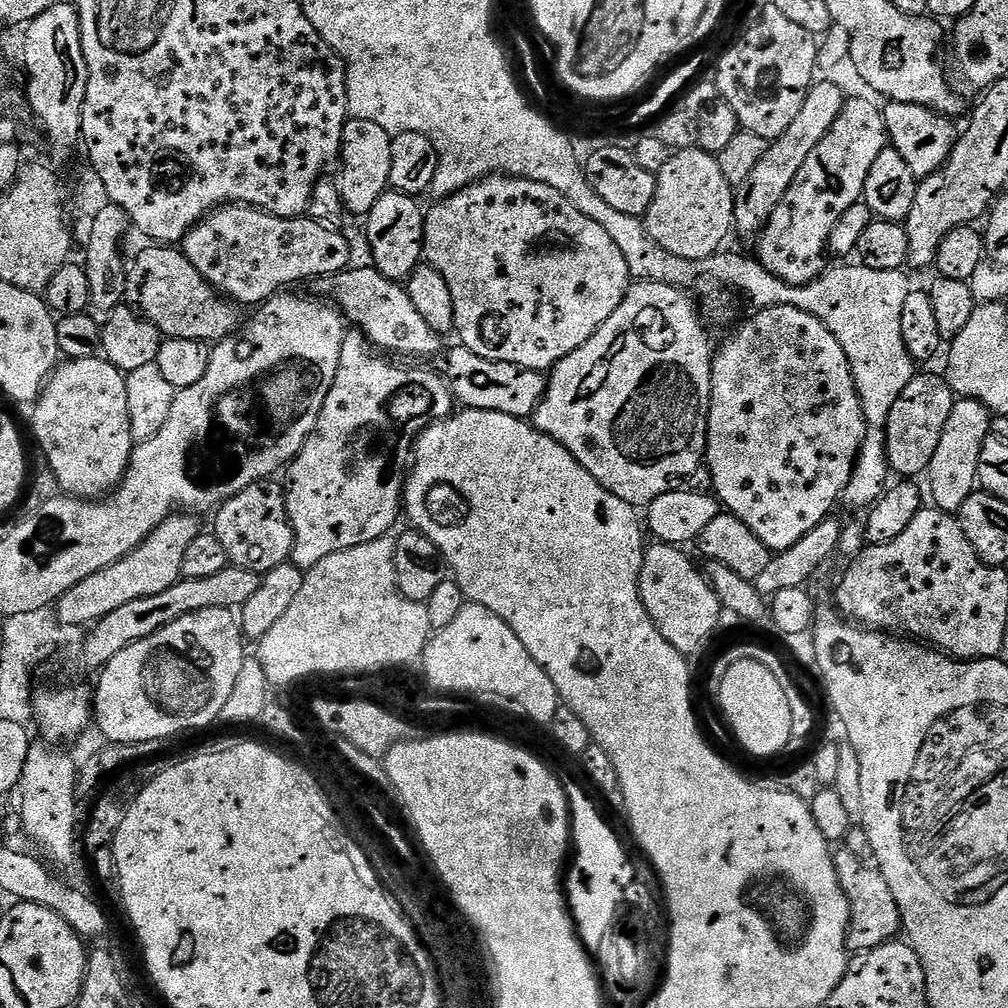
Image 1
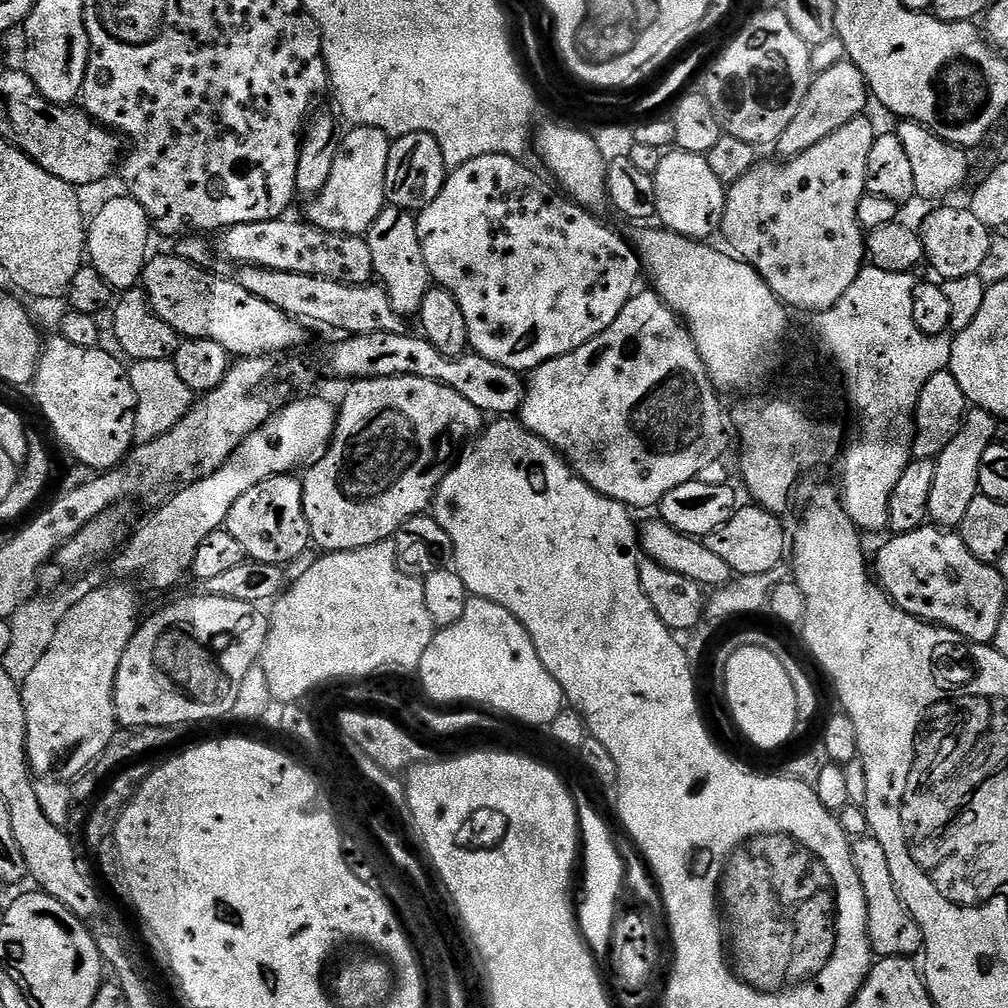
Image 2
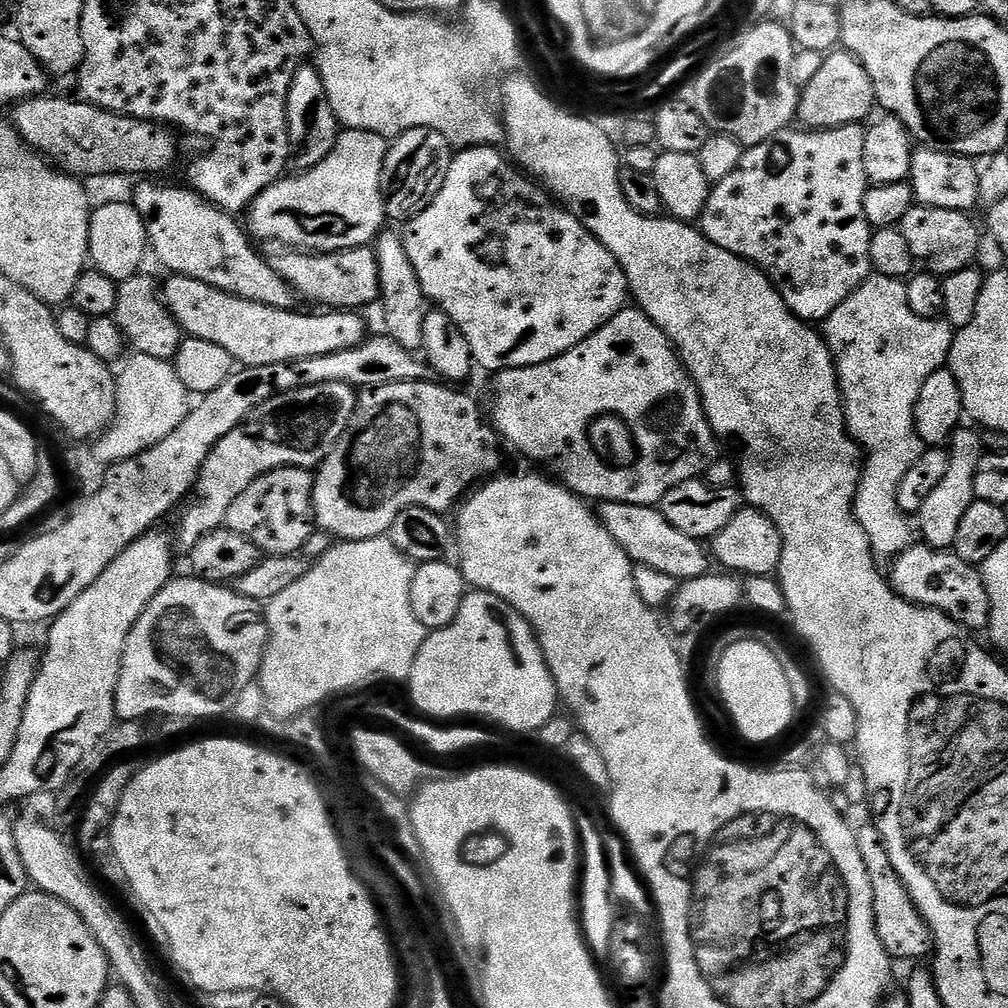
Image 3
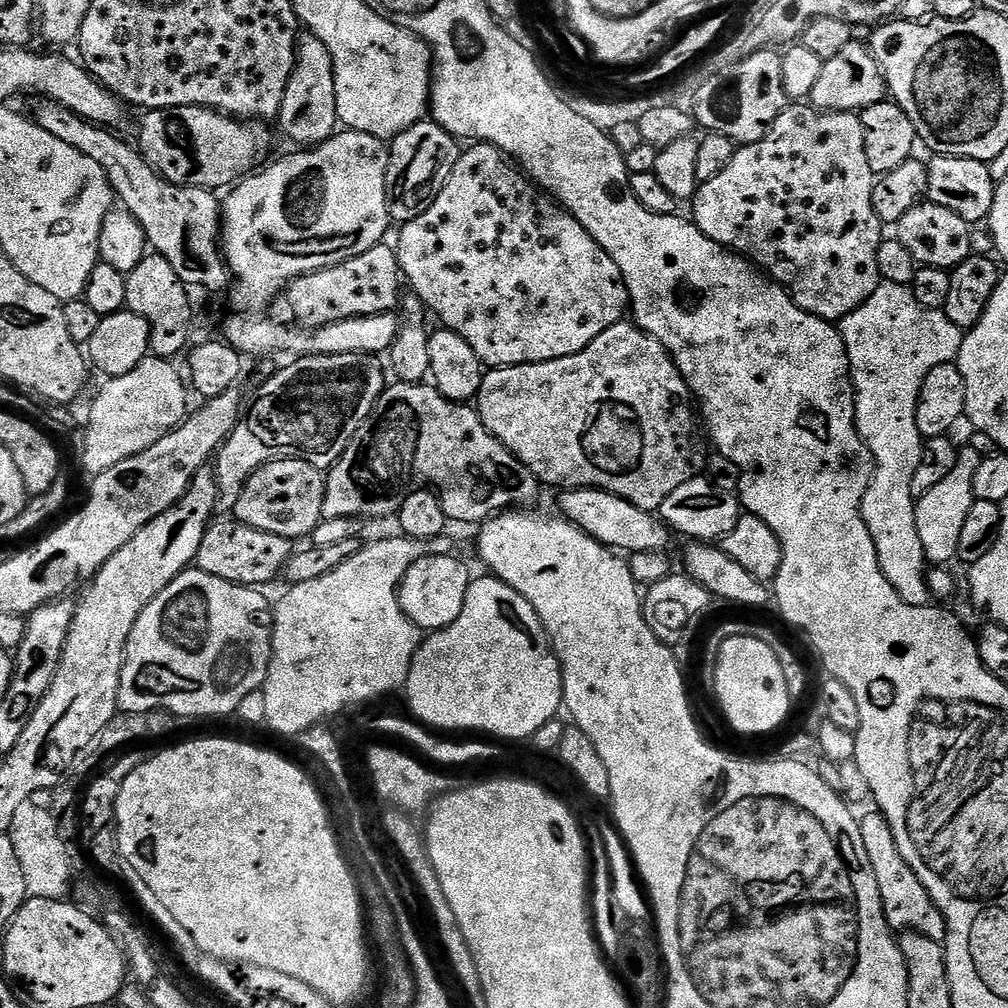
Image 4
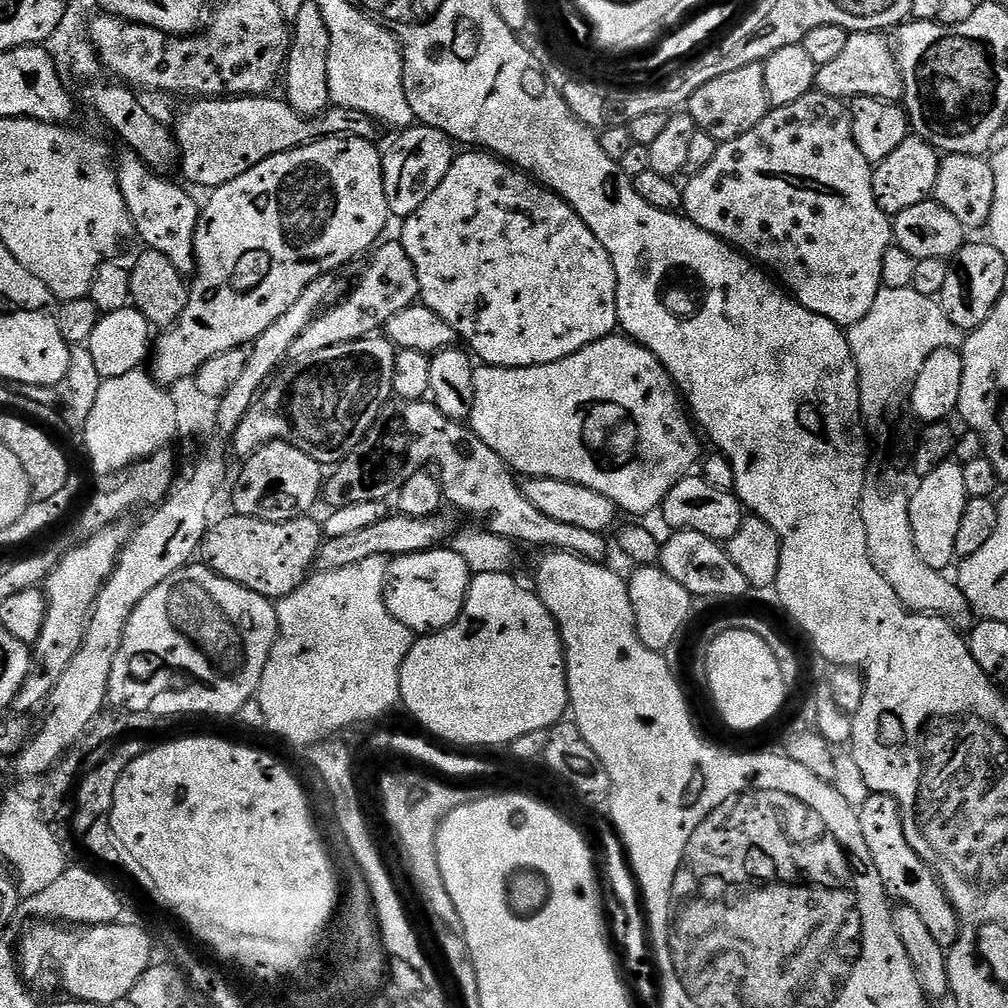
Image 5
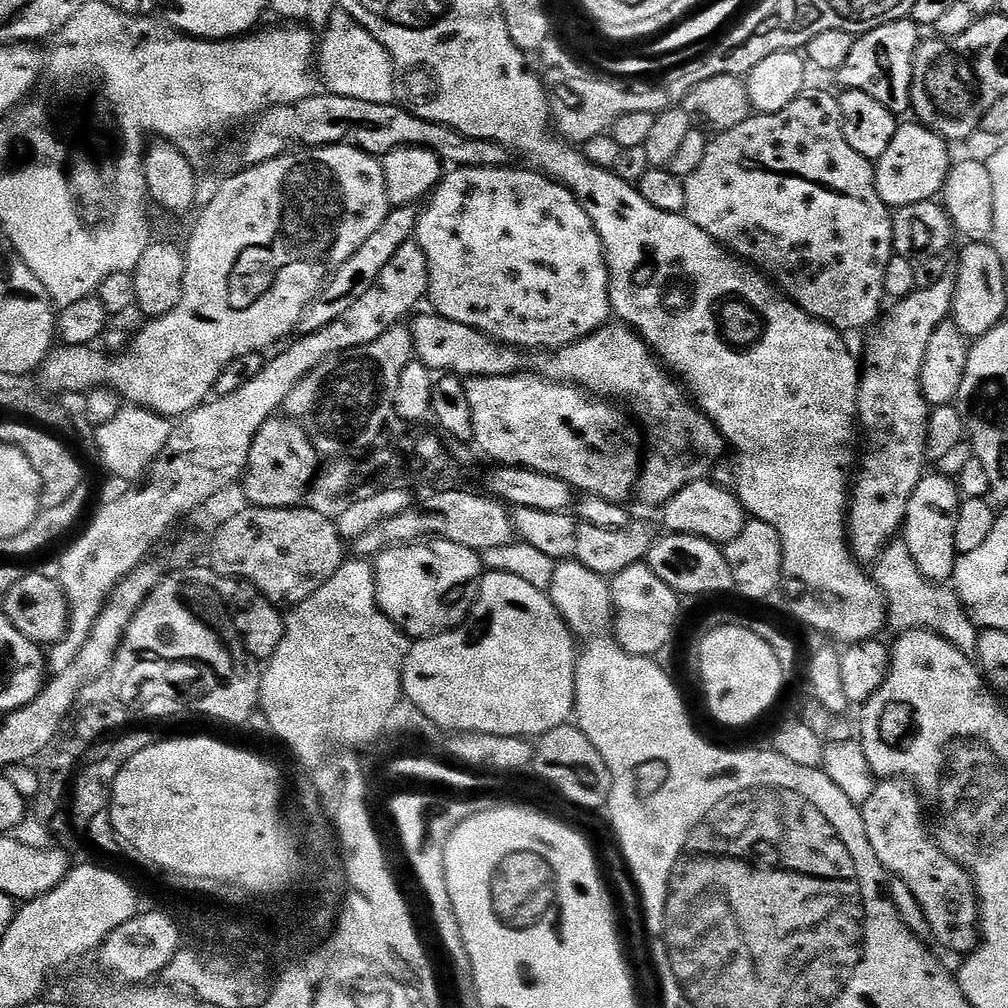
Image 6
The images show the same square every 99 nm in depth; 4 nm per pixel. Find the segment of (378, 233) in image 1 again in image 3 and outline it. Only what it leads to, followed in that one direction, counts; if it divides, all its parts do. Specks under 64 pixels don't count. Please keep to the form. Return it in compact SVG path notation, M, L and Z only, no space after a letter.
M381 231L374 241L380 278L379 303L384 304L383 331L394 342L398 342L398 346L420 350L424 346L422 328L430 311L430 301L418 282L418 274L414 274L410 254L406 254L403 235L399 231L388 231Z

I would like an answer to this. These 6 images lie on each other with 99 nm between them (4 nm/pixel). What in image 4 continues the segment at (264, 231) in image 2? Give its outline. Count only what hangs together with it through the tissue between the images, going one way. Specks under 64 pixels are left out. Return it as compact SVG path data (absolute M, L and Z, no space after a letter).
M381 242L366 254L358 254L353 260L299 276L286 289L288 308L296 315L295 323L307 330L321 328L330 322L342 322L346 318L373 316L391 312L400 300L402 276L393 245Z

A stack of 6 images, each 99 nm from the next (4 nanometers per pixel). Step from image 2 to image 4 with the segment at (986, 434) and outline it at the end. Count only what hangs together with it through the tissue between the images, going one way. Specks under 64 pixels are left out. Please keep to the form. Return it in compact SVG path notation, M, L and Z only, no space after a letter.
M970 446L961 447L956 453L954 470L950 470L950 474L946 474L946 478L942 478L942 482L938 482L934 490L917 499L918 535L922 537L922 550L929 565L948 566L956 560L958 537L962 534L966 514L970 514L970 506L974 499L974 470L978 470L981 459L982 457Z

